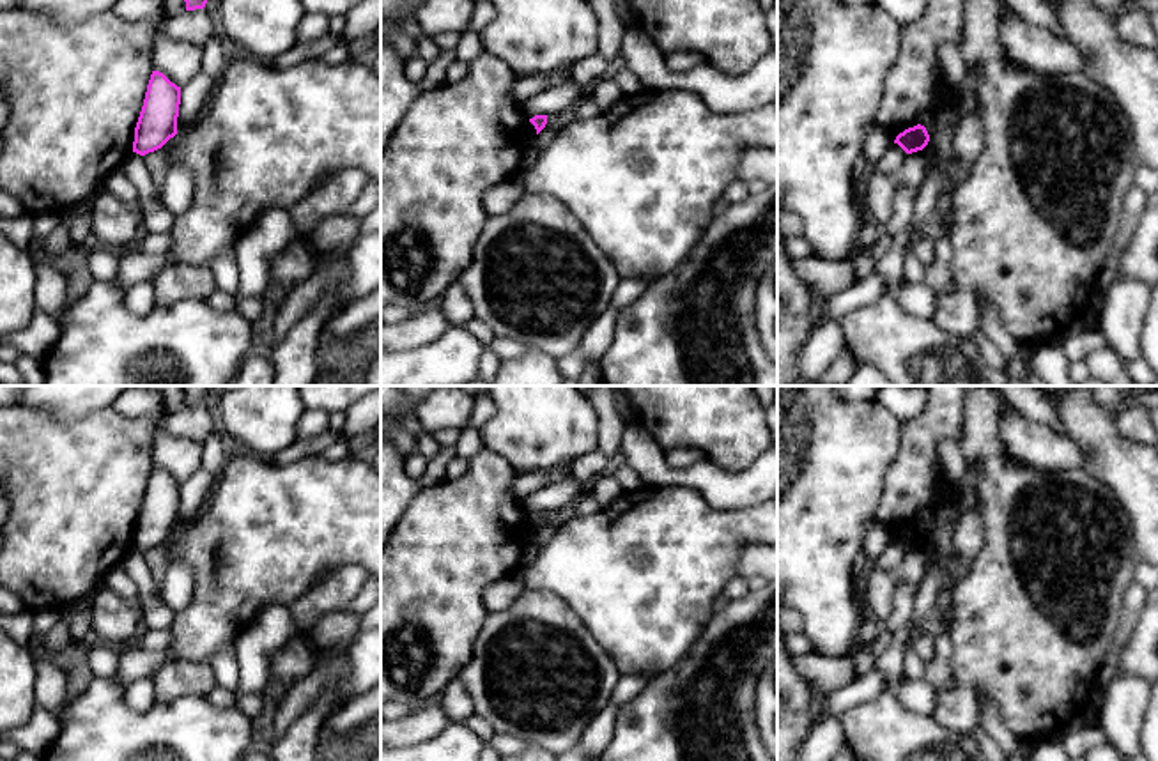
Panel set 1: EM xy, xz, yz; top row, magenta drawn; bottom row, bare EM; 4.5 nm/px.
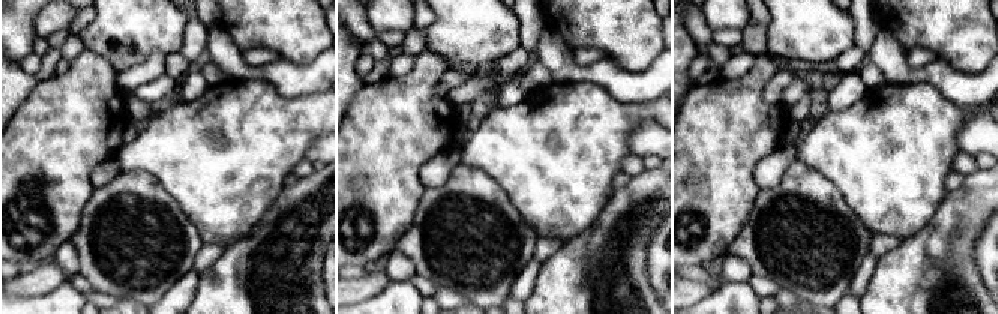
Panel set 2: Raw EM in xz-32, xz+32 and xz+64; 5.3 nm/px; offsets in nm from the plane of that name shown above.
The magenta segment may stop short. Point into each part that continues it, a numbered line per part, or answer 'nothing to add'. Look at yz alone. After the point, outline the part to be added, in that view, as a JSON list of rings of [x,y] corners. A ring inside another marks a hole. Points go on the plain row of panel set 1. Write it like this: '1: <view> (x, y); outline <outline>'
nothing to add

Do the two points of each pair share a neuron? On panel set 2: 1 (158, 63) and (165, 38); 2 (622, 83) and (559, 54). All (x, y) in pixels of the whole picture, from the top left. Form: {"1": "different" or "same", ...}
{"1": "different", "2": "same"}

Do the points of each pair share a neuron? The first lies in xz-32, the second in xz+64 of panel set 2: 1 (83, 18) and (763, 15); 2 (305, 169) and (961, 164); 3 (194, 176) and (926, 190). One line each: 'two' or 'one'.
1: one
2: one
3: one

